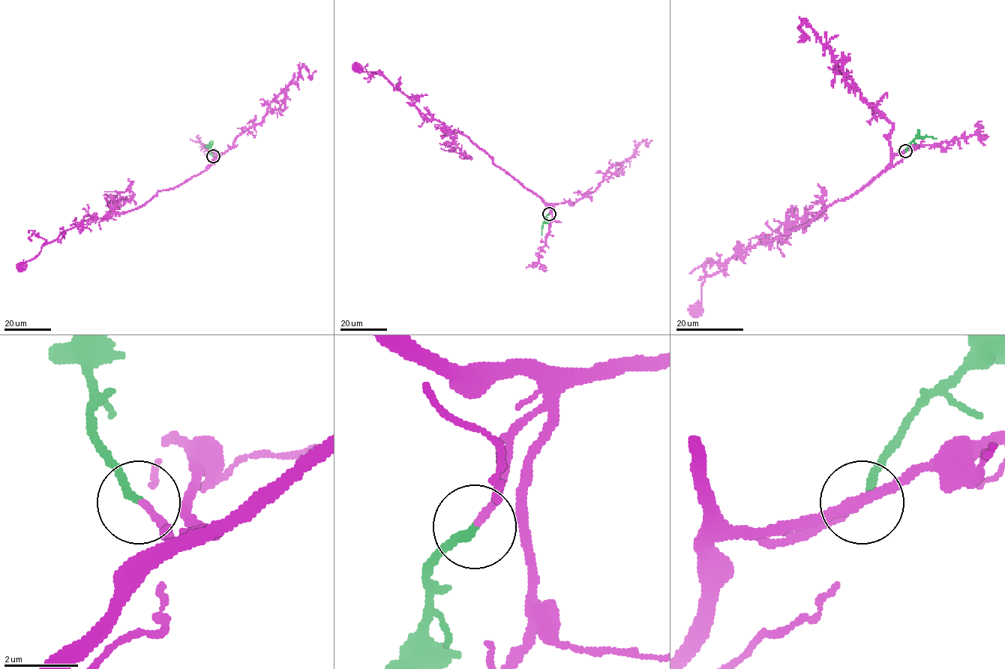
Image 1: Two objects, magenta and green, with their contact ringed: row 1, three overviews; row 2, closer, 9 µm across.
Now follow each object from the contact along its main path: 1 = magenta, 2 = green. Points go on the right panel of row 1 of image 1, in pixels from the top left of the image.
1: (905, 151), (892, 154), (892, 162), (870, 183), (826, 206), (811, 221), (744, 250), (708, 275), (696, 310)
2: (905, 151), (915, 139), (928, 136), (937, 139)

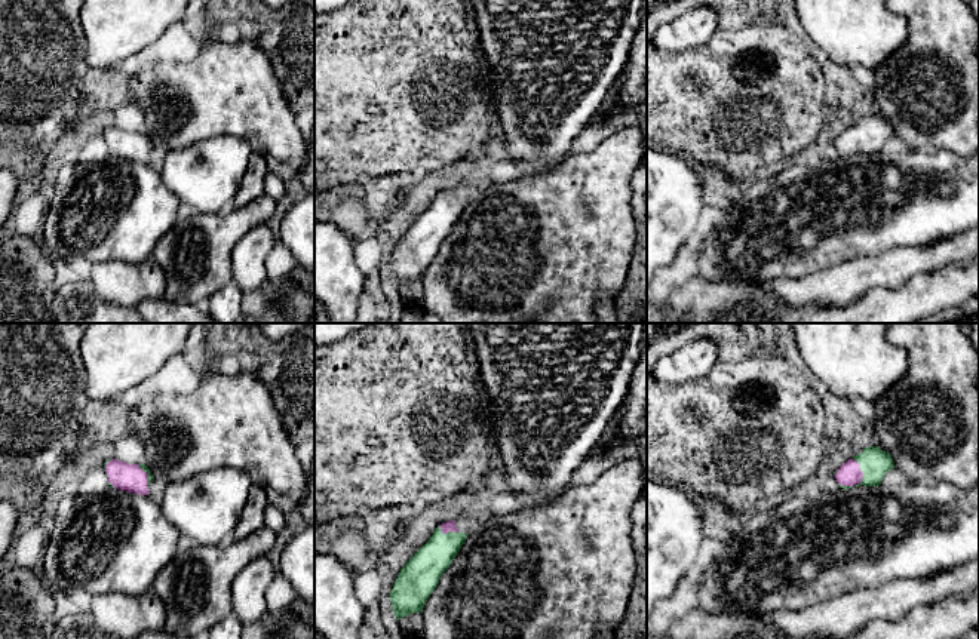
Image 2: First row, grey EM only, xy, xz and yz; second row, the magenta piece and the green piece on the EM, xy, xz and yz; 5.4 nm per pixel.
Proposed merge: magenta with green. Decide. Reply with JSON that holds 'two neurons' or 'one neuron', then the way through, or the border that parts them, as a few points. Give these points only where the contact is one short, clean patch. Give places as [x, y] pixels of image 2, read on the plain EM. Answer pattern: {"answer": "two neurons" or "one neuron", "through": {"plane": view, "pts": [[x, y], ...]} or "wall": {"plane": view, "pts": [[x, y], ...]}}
{"answer": "one neuron", "through": {"plane": "yz", "pts": [[849, 143], [862, 146], [874, 131]]}}

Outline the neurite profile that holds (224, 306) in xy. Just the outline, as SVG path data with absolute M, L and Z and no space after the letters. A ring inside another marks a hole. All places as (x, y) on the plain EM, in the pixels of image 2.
M231 280L220 291L217 291L209 301L206 308L215 323L237 323L242 320L242 291Z

